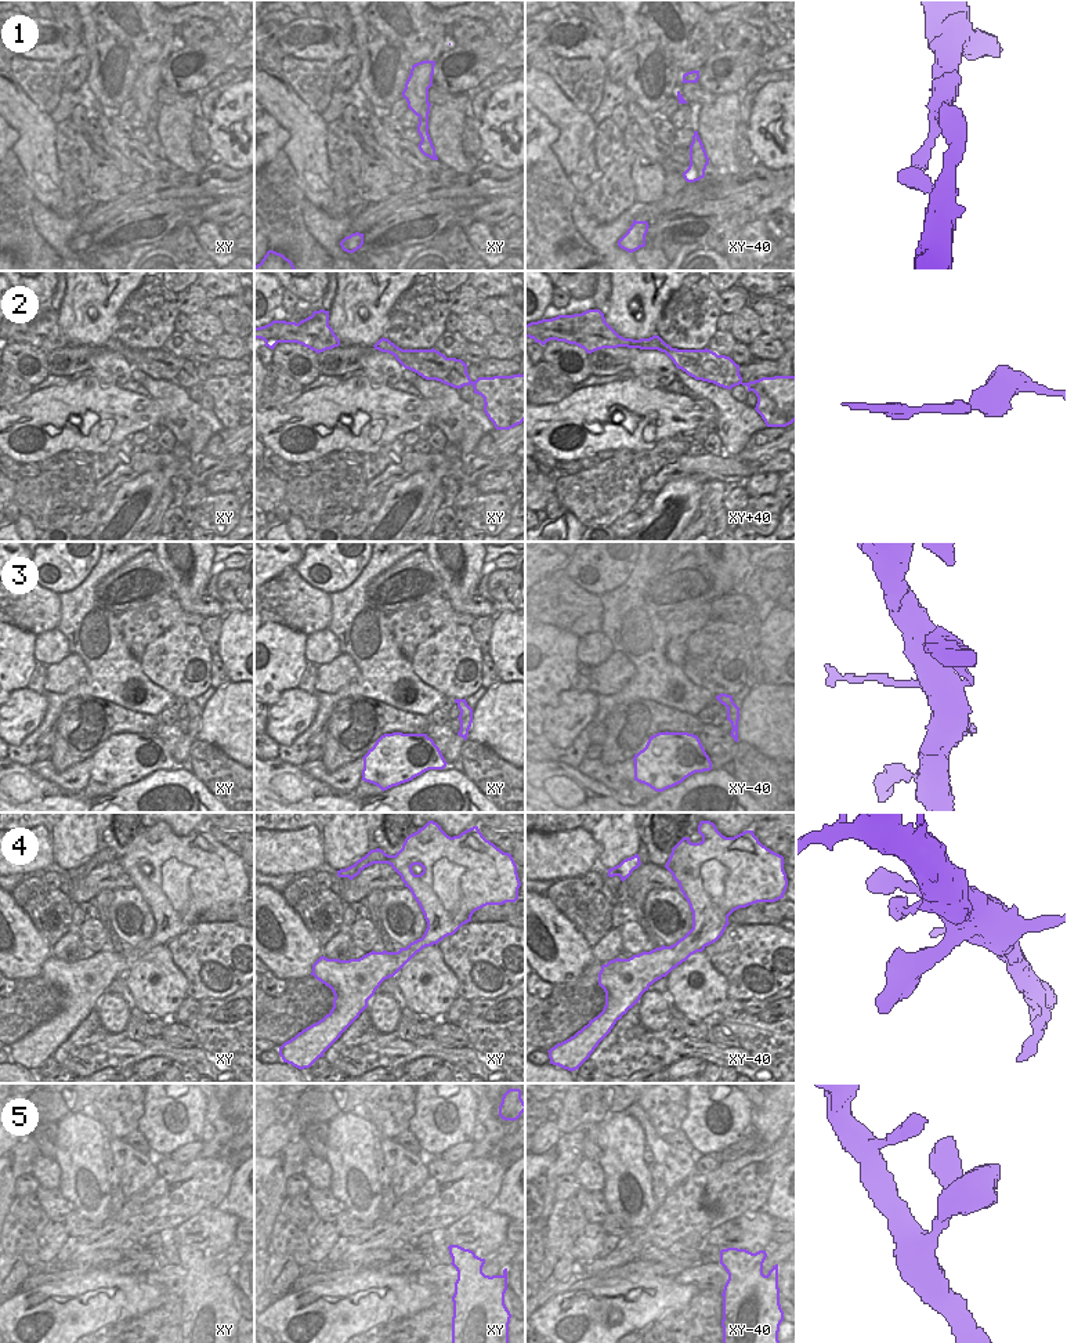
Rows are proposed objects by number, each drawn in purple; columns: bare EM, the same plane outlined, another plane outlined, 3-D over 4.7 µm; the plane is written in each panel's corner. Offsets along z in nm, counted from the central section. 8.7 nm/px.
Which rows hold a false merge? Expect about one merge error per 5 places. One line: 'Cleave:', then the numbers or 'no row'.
Cleave: no row

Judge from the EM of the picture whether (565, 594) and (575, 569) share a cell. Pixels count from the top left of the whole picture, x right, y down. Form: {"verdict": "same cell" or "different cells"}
{"verdict": "different cells"}

